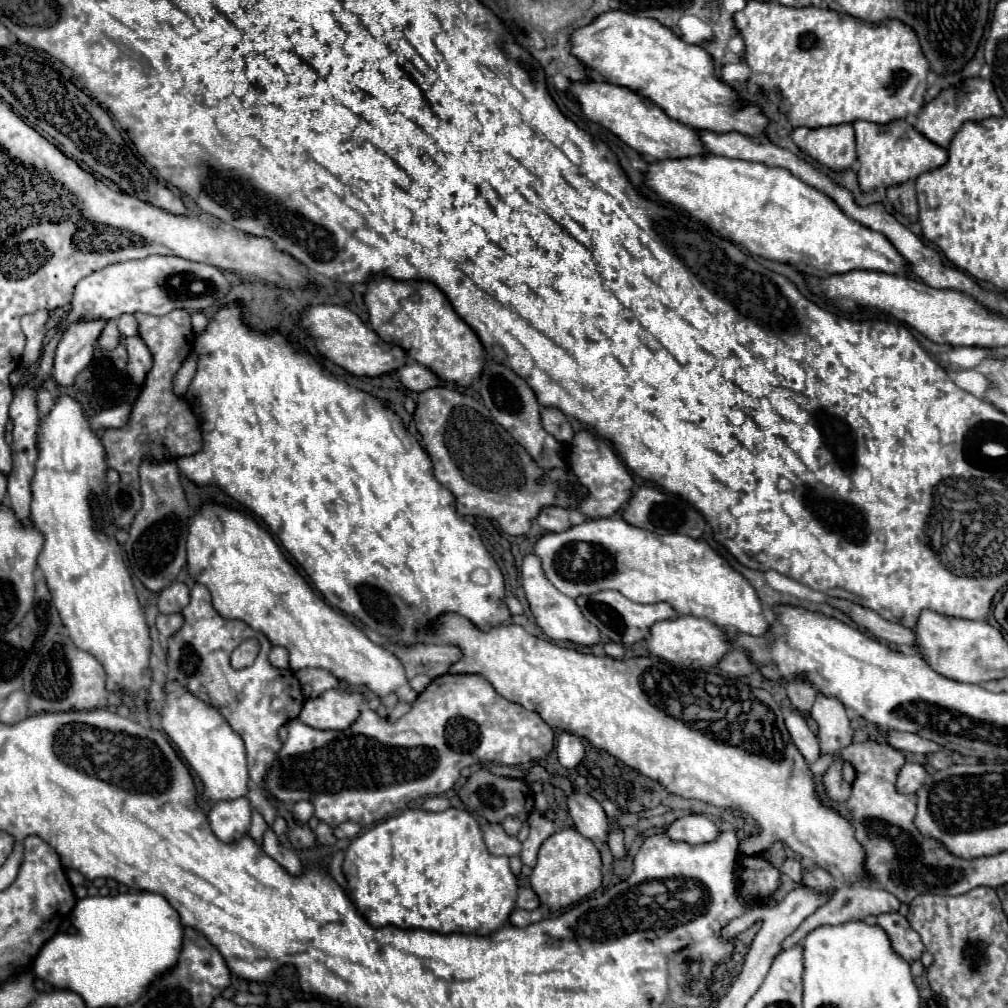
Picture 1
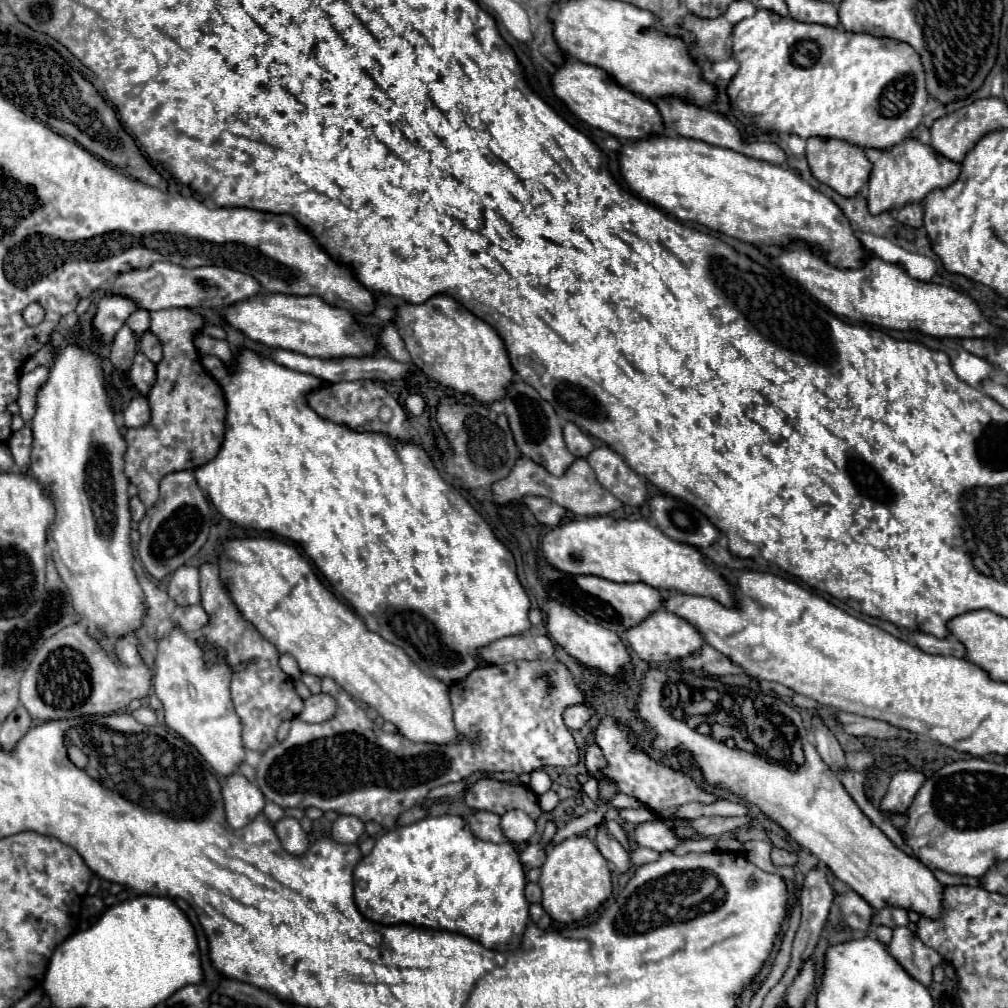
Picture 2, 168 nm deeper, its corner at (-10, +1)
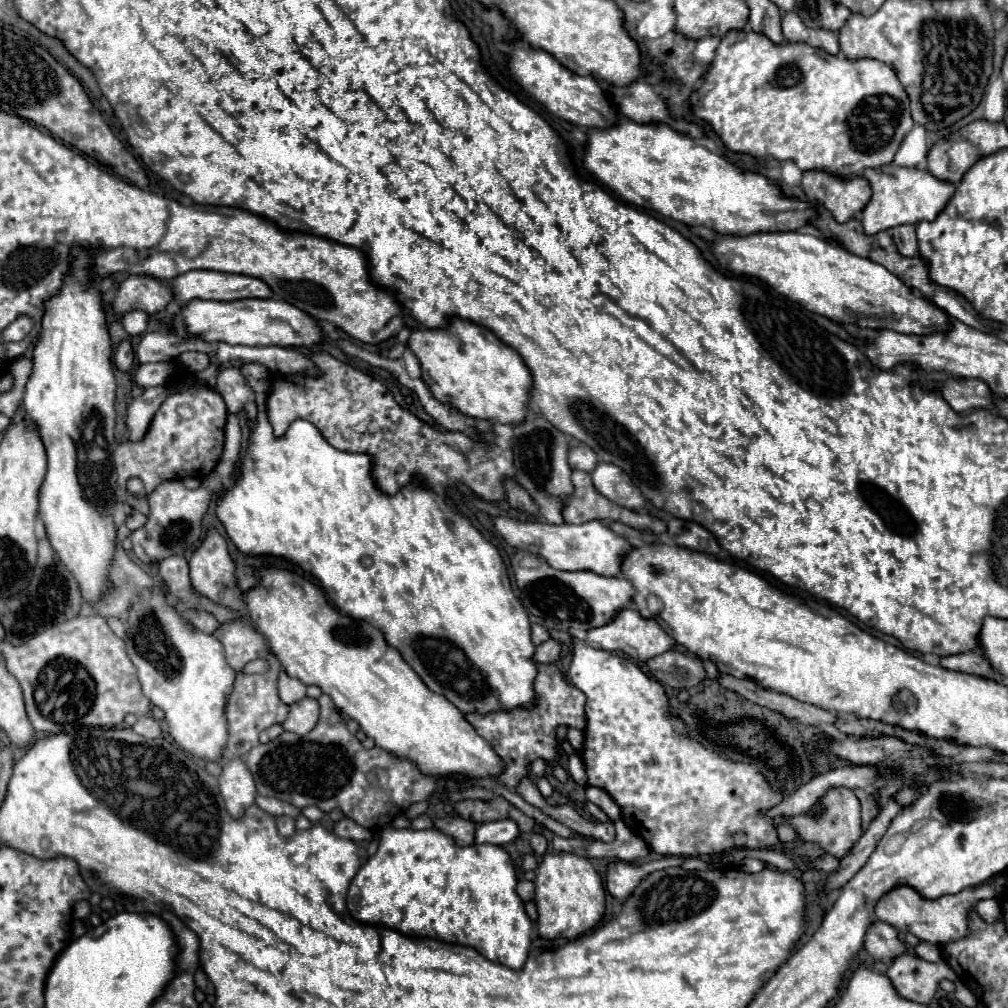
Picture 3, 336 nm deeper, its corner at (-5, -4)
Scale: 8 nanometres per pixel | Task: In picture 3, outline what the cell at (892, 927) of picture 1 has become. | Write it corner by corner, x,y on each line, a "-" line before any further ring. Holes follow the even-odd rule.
910,953
894,959
886,975
900,997
922,1005
928,1005
932,1001
942,979
956,979
956,973
946,961
930,963
920,957
912,957

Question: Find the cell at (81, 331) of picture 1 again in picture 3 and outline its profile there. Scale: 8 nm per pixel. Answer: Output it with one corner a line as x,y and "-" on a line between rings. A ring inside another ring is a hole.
130,275
120,283
112,307
116,315
124,315
132,309
158,313
164,311
172,299
174,293
168,283
162,283
150,275

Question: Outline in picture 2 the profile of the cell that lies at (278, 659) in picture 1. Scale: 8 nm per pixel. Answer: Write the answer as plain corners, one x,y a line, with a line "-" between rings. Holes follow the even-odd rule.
281,654
281,656
279,656
279,666
281,666
281,670
283,670
287,676
291,676
293,680
297,680
297,678
301,676
301,670
299,670
295,658
291,658
289,654

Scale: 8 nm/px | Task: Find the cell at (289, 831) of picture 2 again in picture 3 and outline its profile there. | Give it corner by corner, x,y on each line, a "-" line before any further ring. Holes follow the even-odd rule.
280,815
280,817
276,817
276,825
278,825
278,833
280,835
292,835
296,829
296,823
294,823
294,819
292,817
288,817
288,815

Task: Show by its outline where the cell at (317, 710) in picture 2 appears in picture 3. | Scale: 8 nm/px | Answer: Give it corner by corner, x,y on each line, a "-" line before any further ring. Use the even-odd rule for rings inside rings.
304,697
302,701
290,705
290,713
288,713
286,721
282,723
282,727
286,731
298,733
298,735
306,735
308,731
314,729
316,721
318,721
318,715
320,715
318,701
310,699
310,697

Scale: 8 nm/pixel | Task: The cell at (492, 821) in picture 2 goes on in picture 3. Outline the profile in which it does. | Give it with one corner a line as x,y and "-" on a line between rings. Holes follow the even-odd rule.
444,817
444,819
434,819
434,827
438,831
442,831
444,835
450,835
454,839
456,845
460,847
466,847
466,845
472,845
474,843
474,831
476,831
476,825
462,819
462,817

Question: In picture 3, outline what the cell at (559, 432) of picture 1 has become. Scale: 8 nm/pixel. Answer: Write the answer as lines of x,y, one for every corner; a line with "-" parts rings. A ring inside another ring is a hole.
586,445
572,447
568,453
568,461
570,461
572,469
580,469
580,471
588,471
588,473
594,471
594,467
598,465
598,457

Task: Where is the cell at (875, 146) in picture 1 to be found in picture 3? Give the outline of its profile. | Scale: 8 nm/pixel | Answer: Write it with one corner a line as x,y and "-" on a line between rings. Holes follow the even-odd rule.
894,163
880,169
866,169
862,177
870,183
870,189
872,189
872,199
860,217
866,235
876,235
880,231
886,231
898,225
916,225
920,221
934,221
956,191
952,183
932,177
928,171
898,167

